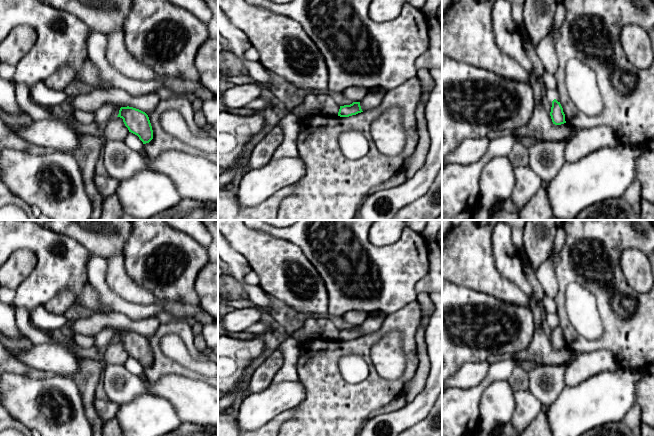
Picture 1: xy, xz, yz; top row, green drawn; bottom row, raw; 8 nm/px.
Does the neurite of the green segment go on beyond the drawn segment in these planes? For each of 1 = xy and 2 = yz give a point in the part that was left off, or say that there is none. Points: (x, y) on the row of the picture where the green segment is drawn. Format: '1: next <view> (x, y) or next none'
1: next none
2: next none

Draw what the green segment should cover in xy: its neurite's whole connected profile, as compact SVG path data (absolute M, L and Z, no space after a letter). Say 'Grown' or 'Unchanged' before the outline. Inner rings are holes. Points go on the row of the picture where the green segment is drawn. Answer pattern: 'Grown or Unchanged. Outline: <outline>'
Unchanged. Outline: M121 107L117 117L123 119L129 132L137 135L143 144L153 139L153 130L148 115L133 107Z

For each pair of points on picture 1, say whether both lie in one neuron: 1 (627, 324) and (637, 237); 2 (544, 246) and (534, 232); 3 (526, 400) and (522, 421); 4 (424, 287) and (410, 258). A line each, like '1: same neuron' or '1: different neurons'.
1: same neuron
2: same neuron
3: same neuron
4: different neurons

